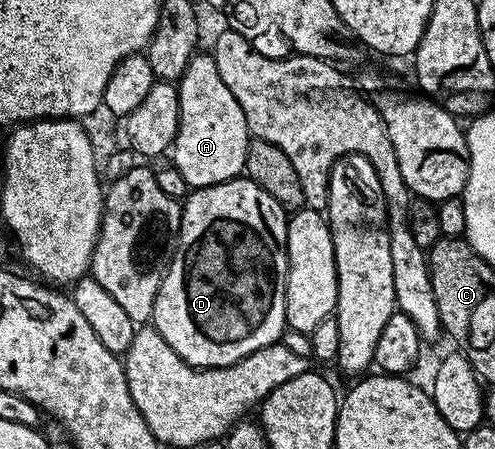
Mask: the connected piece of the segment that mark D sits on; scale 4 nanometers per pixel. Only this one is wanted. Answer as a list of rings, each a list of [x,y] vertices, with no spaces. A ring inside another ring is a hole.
[[[239,175],[232,181],[216,183],[203,189],[194,189],[185,198],[182,205],[182,222],[178,232],[178,246],[174,248],[174,258],[170,260],[170,267],[166,274],[162,276],[160,291],[156,295],[154,304],[154,315],[152,318],[153,328],[164,335],[164,343],[176,351],[187,363],[196,369],[226,369],[232,363],[260,351],[260,347],[277,345],[281,342],[282,334],[286,332],[286,272],[288,263],[286,262],[286,223],[288,214],[286,210],[268,195],[268,191],[261,189],[256,183],[252,183],[245,176]]]

